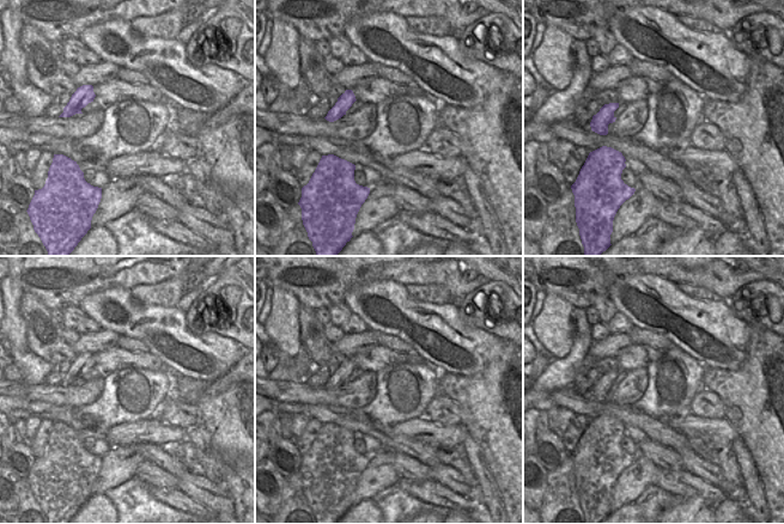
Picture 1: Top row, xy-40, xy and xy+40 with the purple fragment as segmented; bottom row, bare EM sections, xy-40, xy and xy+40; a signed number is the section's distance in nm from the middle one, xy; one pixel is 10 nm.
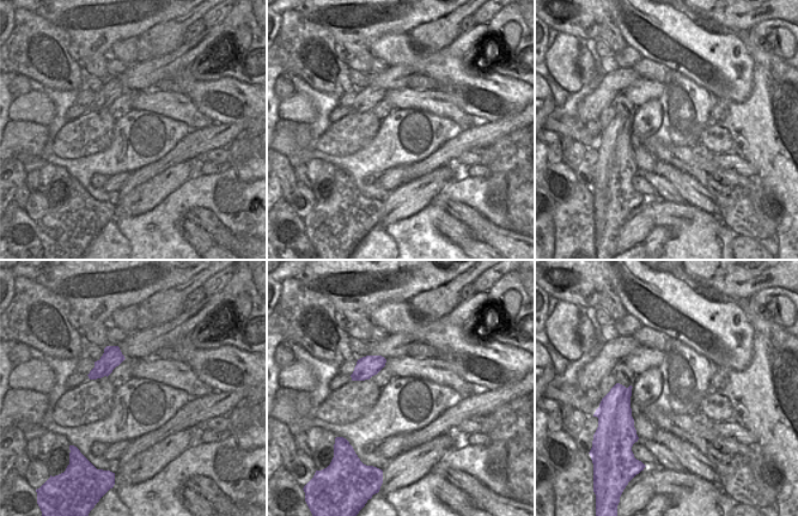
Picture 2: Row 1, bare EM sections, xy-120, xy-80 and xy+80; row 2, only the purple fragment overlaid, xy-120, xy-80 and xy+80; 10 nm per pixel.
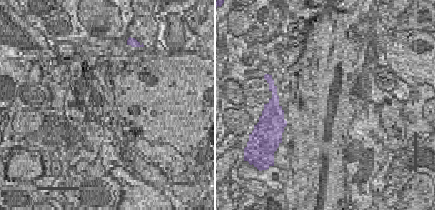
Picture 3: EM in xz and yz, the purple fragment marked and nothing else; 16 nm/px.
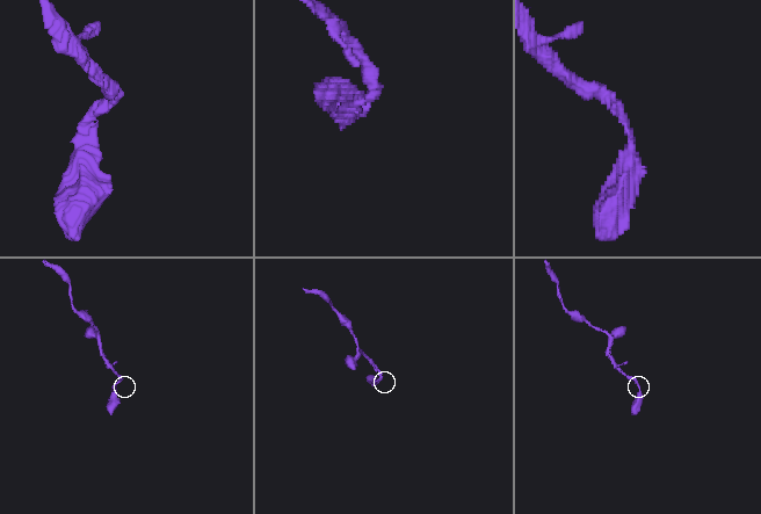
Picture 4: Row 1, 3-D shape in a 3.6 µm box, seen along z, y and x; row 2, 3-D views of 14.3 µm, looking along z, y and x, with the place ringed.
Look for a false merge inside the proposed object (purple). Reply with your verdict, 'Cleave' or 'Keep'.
Cleave

